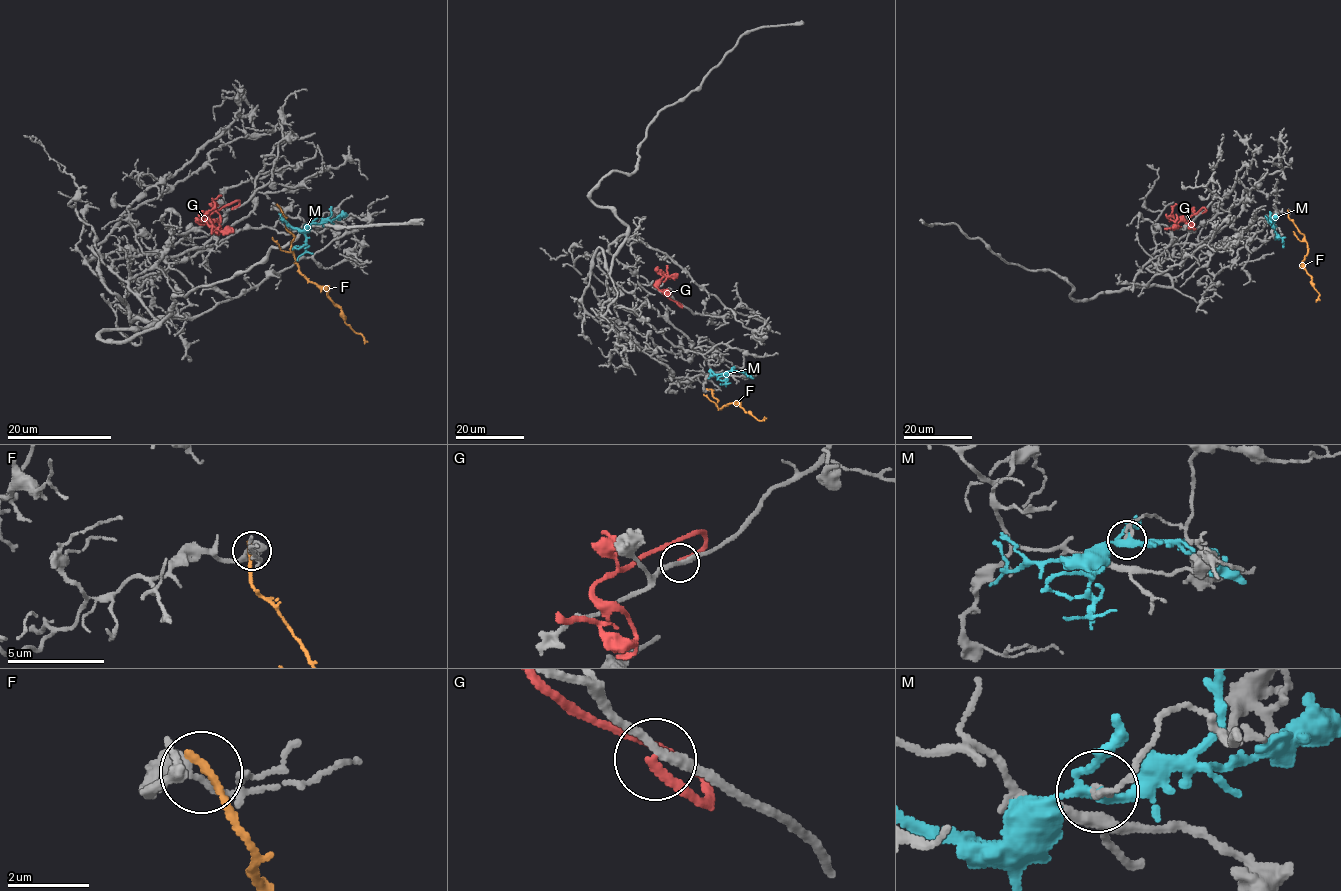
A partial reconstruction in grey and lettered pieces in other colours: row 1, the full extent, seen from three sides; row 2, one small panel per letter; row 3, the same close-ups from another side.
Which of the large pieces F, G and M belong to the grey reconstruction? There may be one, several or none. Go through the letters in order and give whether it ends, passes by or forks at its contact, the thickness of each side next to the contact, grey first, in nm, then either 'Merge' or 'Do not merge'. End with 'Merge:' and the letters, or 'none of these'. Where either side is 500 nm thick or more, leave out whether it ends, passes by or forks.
F: It ends there. Thickness 340 nm (grey) against 220 nm. Do not merge
G: It ends there. Thickness 240 nm (grey) against 240 nm. Do not merge
M: It forks there. Thickness 180 nm (grey) against 240 nm. Do not merge
Merge: none of these

